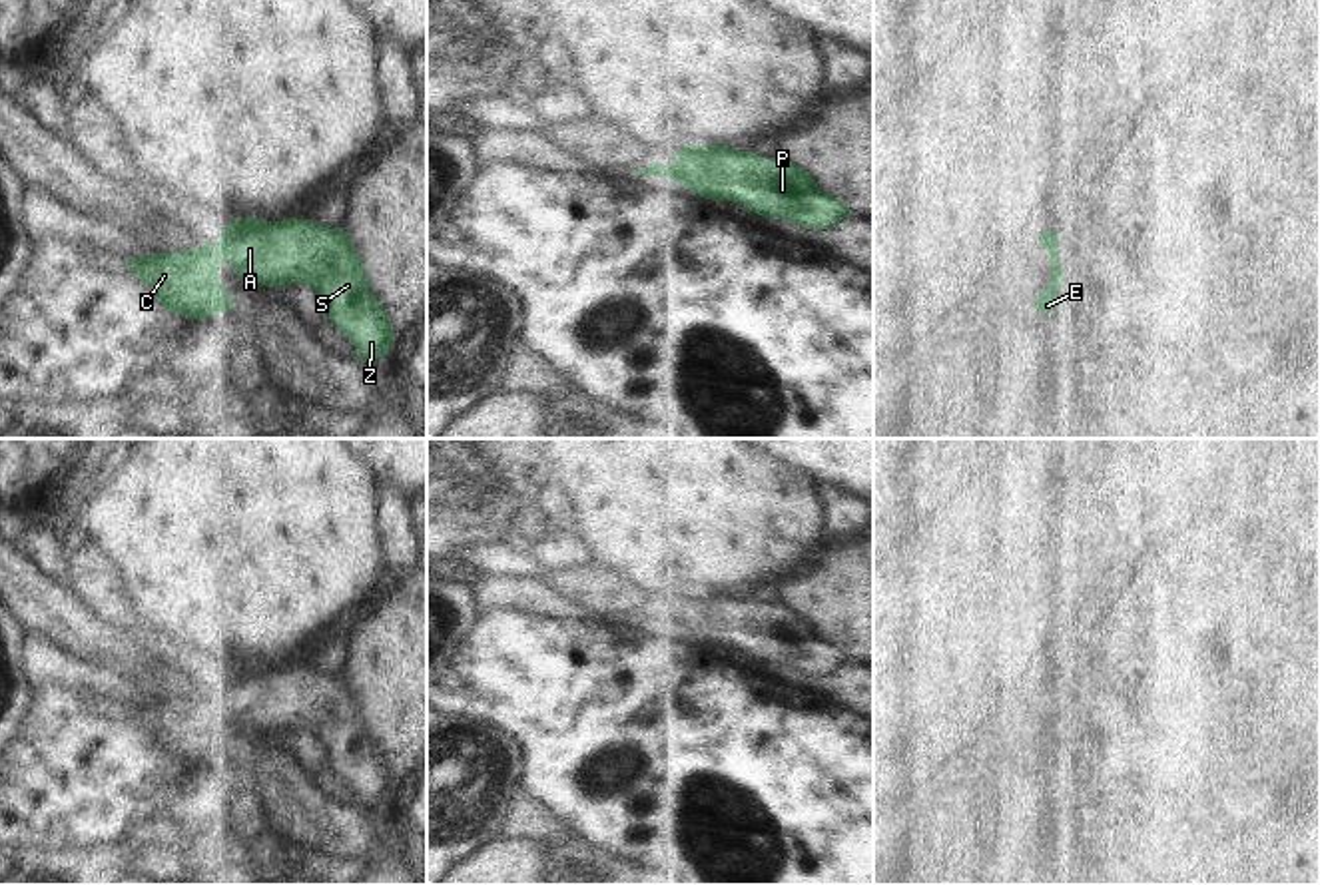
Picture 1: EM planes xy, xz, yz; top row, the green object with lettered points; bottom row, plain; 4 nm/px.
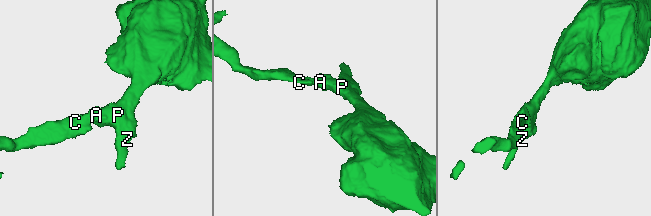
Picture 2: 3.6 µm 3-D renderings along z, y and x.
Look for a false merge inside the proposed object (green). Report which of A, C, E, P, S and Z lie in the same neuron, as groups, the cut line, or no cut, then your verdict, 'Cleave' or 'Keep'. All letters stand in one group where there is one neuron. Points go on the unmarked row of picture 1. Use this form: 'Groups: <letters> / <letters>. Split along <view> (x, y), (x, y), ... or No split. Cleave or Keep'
Groups: A C E P S Z. No split. Keep

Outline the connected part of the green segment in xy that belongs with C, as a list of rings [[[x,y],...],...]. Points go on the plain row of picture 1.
[[[233,664],[215,690],[126,710],[136,718],[164,757],[199,769],[233,753],[219,730],[221,708],[235,722],[281,736],[303,730],[327,749],[329,767],[347,781],[357,807],[383,805],[395,787],[383,749],[369,739],[365,712],[343,674],[321,674],[317,666],[261,668]]]

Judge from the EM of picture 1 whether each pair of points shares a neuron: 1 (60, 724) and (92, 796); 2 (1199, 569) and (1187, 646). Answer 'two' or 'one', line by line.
1: one
2: one

